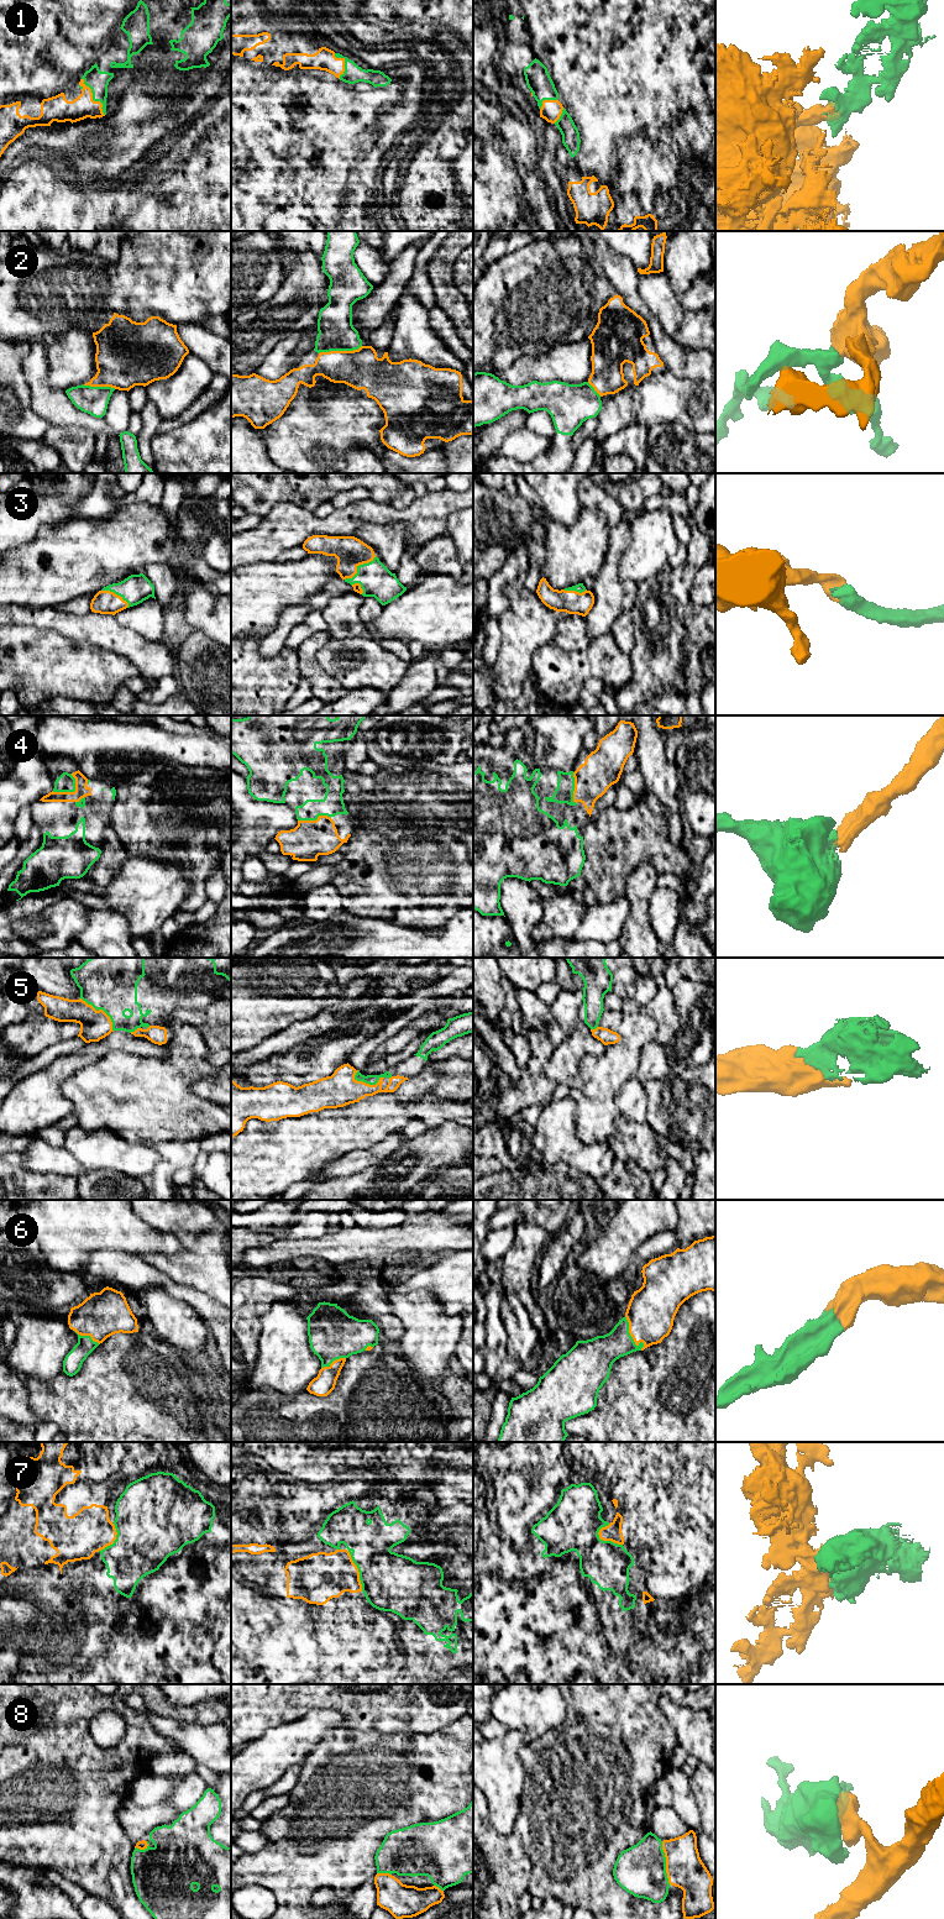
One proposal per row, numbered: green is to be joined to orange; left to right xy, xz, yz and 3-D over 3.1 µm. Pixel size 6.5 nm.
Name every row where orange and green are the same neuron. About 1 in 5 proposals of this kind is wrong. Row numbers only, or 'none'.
2, 3, 4, 5, 6, 8

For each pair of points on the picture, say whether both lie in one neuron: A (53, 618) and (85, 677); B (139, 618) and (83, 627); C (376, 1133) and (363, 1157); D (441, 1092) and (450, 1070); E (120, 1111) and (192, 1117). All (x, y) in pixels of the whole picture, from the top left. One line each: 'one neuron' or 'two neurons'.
A: two neurons
B: two neurons
C: two neurons
D: one neuron
E: one neuron

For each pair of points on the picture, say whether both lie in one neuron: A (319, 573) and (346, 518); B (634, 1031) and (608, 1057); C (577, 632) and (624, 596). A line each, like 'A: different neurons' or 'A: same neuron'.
A: different neurons
B: same neuron
C: different neurons

